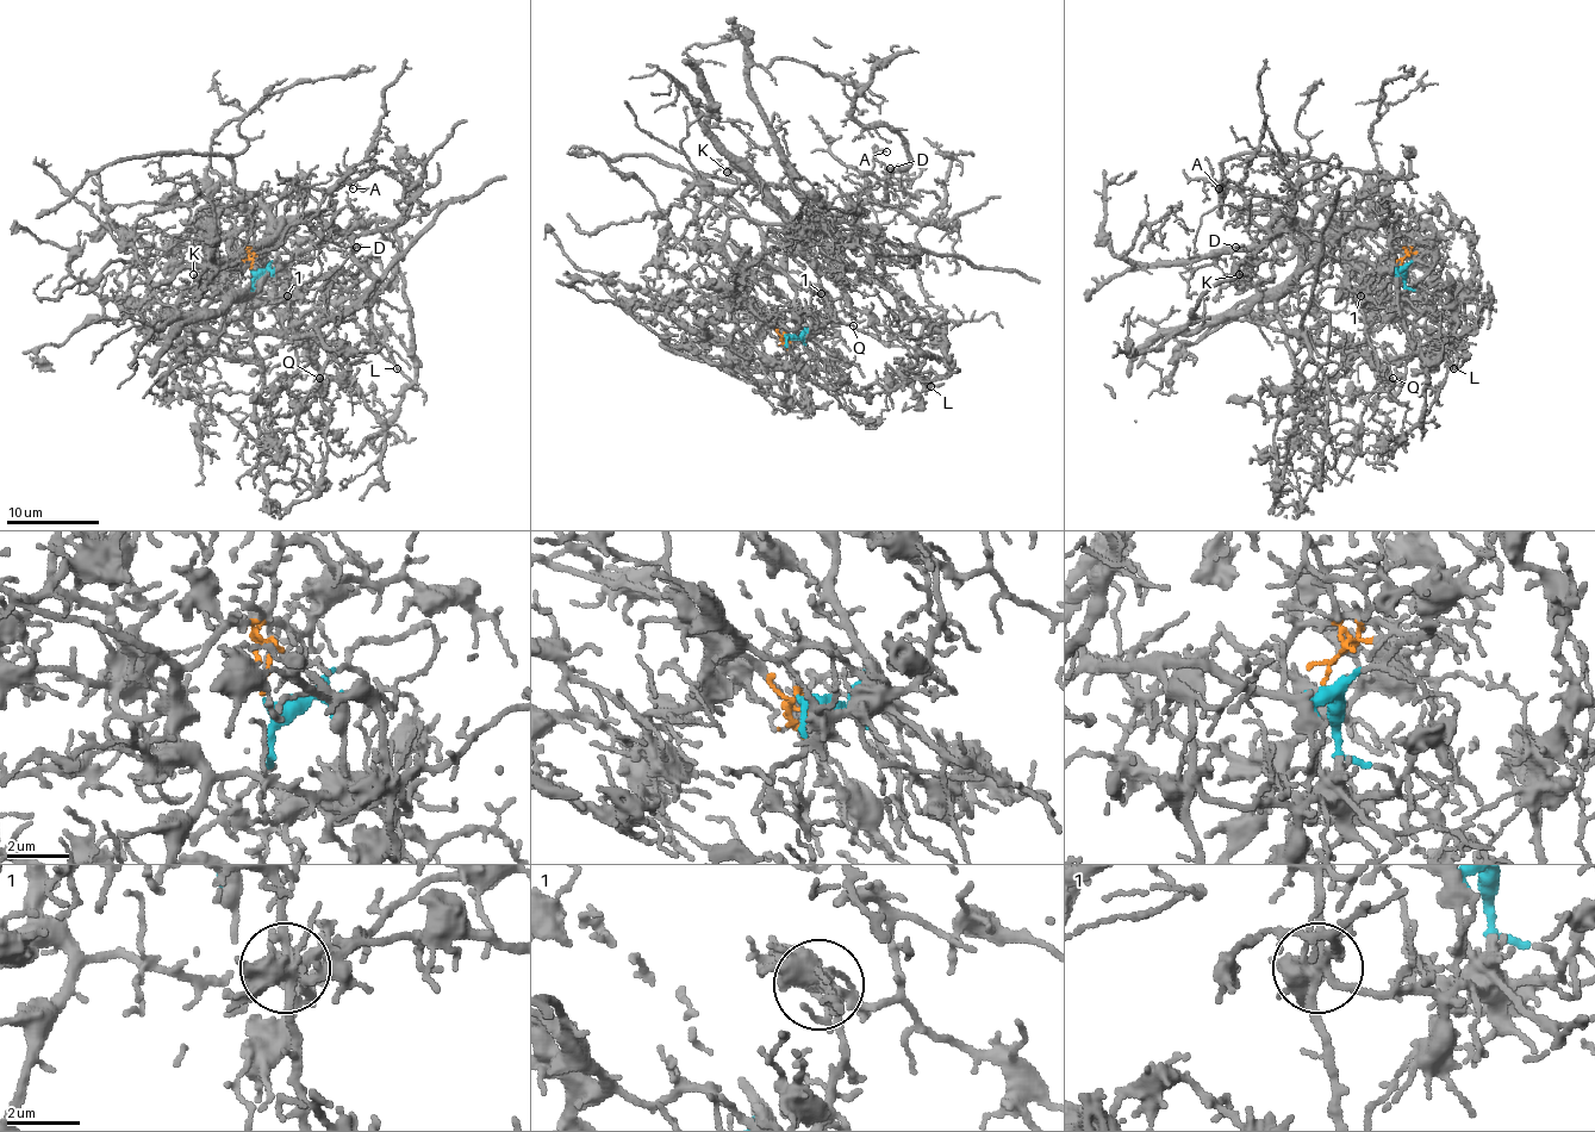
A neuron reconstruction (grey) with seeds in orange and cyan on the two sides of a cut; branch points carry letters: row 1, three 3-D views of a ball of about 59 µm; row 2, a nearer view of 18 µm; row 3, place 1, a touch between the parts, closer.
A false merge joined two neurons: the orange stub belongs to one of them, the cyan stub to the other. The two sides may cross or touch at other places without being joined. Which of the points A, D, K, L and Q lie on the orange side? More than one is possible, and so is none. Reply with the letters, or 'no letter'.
L

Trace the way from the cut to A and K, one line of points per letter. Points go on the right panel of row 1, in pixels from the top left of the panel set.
A: (1402, 271), (1335, 261), (1335, 222), (1319, 209), (1308, 219), (1281, 215), (1264, 231), (1234, 182), (1217, 187)
K: (1402, 271), (1335, 261), (1328, 254), (1335, 222), (1316, 209), (1276, 229), (1254, 247), (1250, 273), (1239, 275)

